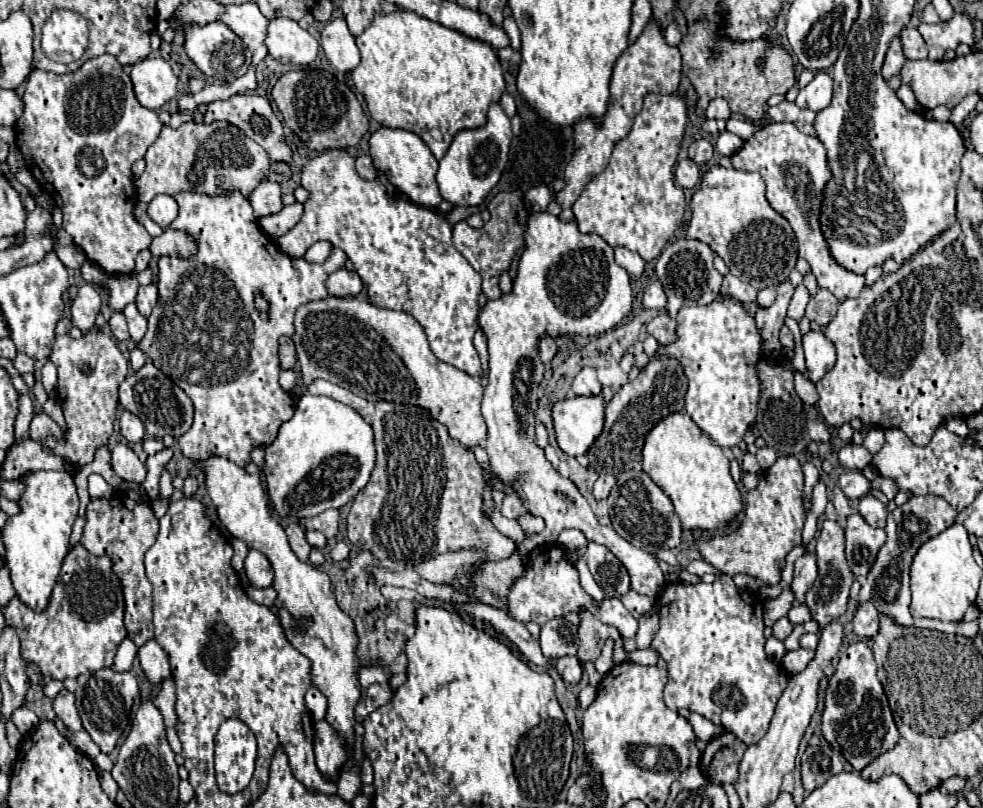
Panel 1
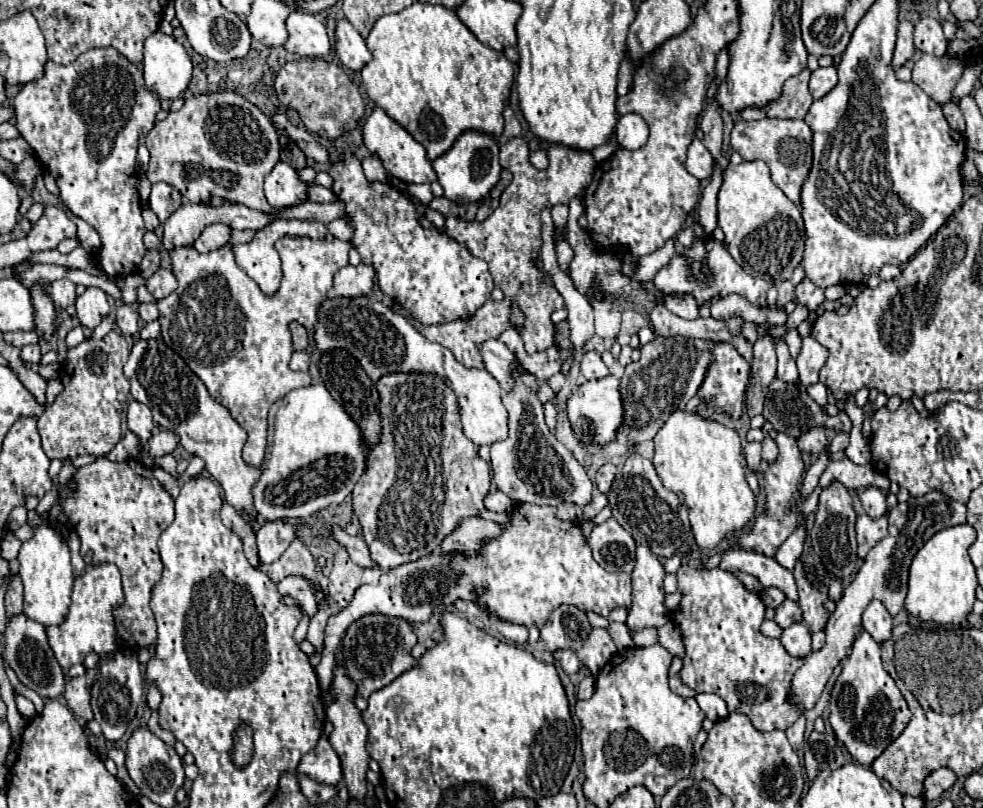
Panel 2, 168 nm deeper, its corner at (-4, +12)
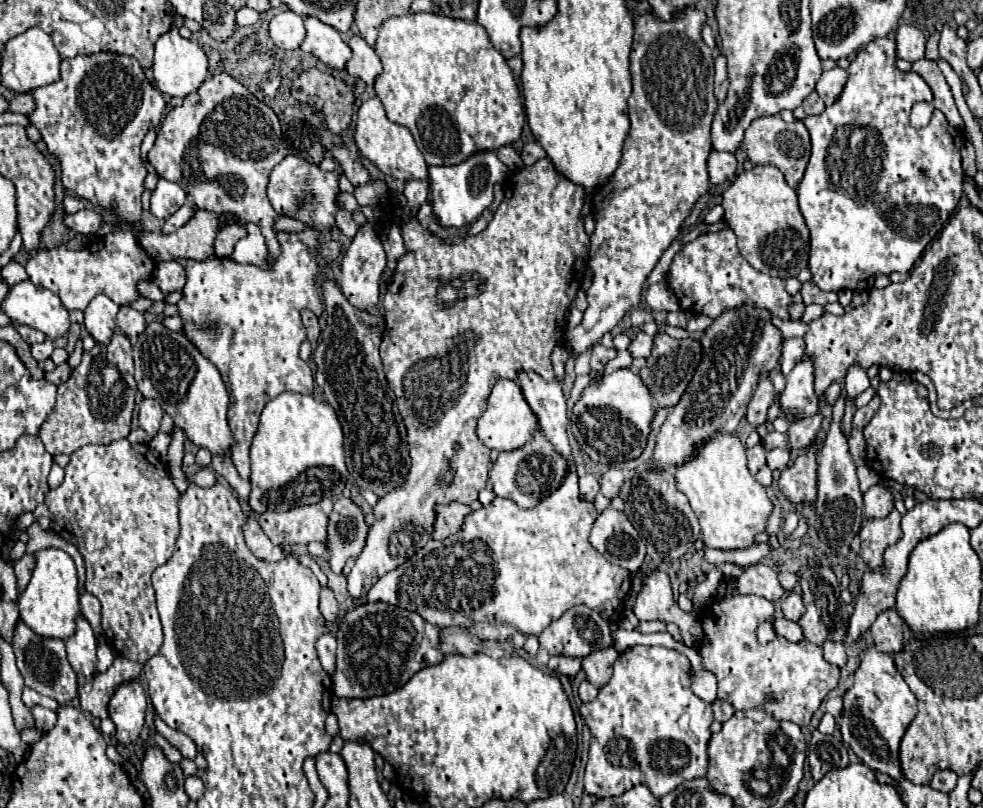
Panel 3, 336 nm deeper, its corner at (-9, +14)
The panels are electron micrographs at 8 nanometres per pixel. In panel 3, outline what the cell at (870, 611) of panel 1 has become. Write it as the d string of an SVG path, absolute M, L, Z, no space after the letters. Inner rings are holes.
M890 608L890 610L880 612L876 622L870 628L876 648L886 654L898 654L904 646L902 628L904 628L904 622L896 610Z

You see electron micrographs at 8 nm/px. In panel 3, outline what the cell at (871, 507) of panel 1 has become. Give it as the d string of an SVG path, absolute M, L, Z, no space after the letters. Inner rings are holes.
M880 482L872 486L864 494L864 514L868 518L886 518L894 510L894 500L892 500L892 490L886 482Z

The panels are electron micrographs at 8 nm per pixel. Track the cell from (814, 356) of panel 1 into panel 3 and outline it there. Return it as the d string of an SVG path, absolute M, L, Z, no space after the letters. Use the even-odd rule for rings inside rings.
M810 360L798 362L786 378L786 388L782 390L780 414L786 420L800 420L814 416L818 412L818 398L814 394L814 366Z

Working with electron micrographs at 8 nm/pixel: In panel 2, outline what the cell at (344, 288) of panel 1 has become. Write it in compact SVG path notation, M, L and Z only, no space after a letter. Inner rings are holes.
M367 264L345 266L335 274L335 280L333 280L335 292L337 296L347 296L347 298L365 296L373 290L373 278L375 278L375 270Z

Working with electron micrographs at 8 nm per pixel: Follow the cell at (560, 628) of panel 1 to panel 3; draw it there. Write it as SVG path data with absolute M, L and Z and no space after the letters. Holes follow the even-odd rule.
M574 606L570 608L562 618L554 620L540 636L540 646L548 650L548 654L560 654L560 656L574 656L574 658L584 658L590 652L602 650L602 648L610 648L614 646L614 638L612 638L612 630L610 630L610 622L606 622L598 612L590 610L588 606Z

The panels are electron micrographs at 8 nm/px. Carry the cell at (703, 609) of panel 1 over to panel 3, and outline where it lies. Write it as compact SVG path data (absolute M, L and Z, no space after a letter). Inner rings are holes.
M724 596L704 610L706 642L700 646L700 656L706 670L714 672L720 688L720 700L730 702L736 710L764 708L776 720L790 720L798 726L808 726L812 714L822 704L824 696L836 688L840 670L828 664L822 648L812 642L790 642L776 638L770 644L758 644L756 628L774 614L772 602L760 596Z

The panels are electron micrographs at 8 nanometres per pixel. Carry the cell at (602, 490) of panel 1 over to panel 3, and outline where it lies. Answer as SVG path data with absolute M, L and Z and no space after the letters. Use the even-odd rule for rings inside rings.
M608 470L602 478L600 478L600 486L602 486L602 494L612 500L620 494L620 488L624 484L624 474L620 470Z

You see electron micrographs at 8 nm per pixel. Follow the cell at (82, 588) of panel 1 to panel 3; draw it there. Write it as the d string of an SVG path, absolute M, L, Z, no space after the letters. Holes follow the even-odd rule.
M86 618L76 620L76 634L66 640L68 650L68 662L74 668L74 672L82 674L86 680L90 680L96 674L96 640L92 626Z

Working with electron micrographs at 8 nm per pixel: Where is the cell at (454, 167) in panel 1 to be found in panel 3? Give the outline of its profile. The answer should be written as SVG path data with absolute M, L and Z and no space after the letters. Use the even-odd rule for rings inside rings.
M478 152L458 166L430 166L428 168L428 194L432 214L442 228L464 228L478 220L478 216L492 204L492 186L510 174L496 152Z

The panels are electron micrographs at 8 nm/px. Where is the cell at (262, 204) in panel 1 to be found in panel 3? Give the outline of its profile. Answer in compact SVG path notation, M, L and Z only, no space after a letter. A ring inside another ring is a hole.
M288 154L270 174L268 198L278 214L300 220L302 224L306 224L306 228L332 232L336 230L336 212L338 212L336 196L340 194L338 182L340 182L338 172L322 172L320 166L306 162L294 154Z

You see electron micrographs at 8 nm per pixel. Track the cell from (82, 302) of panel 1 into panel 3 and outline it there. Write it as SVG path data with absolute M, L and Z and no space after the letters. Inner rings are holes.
M98 294L84 310L84 326L98 344L108 344L114 336L118 306L104 294Z

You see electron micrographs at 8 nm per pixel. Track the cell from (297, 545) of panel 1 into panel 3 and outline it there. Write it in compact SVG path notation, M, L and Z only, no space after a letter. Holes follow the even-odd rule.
M322 588L322 592L320 592L320 612L324 614L324 618L328 622L336 622L338 610L340 610L340 606L338 606L332 590L330 588Z

